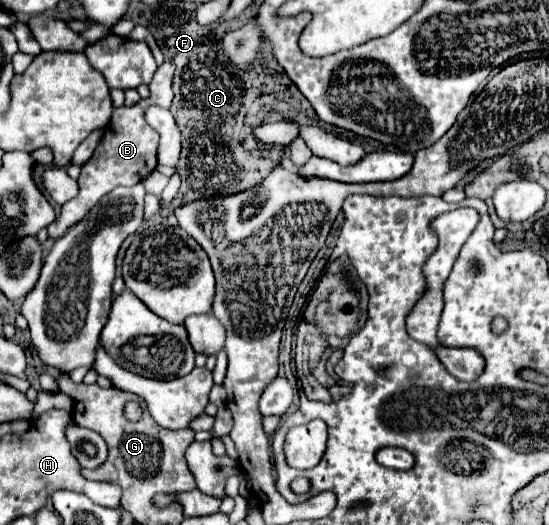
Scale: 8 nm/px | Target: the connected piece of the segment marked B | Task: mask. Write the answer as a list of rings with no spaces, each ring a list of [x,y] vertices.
[[[163,62],[151,84],[149,92],[151,96],[145,100],[139,100],[135,106],[121,106],[113,110],[113,120],[111,124],[103,130],[103,136],[93,152],[93,156],[83,164],[81,174],[79,174],[79,194],[63,204],[61,214],[53,224],[47,226],[49,238],[61,238],[69,226],[79,222],[105,194],[109,194],[115,186],[135,186],[141,180],[145,180],[155,168],[157,168],[157,150],[159,150],[159,134],[145,122],[145,110],[153,104],[169,108],[173,102],[173,62]]]

